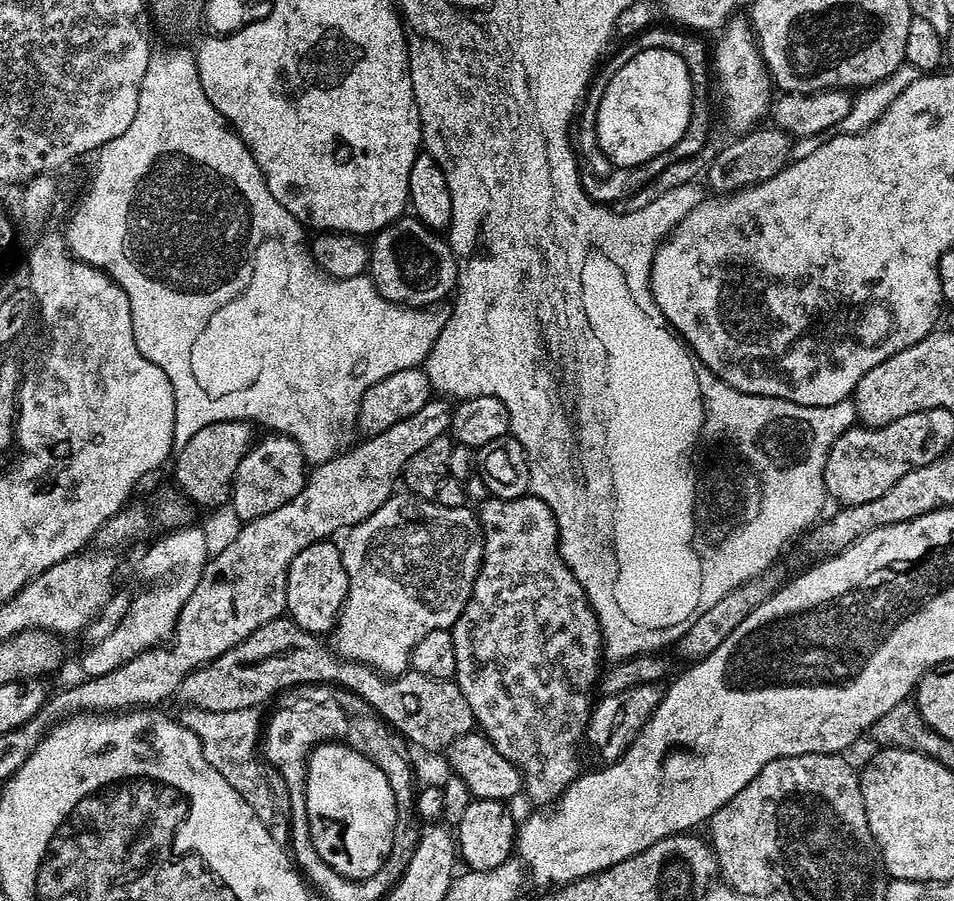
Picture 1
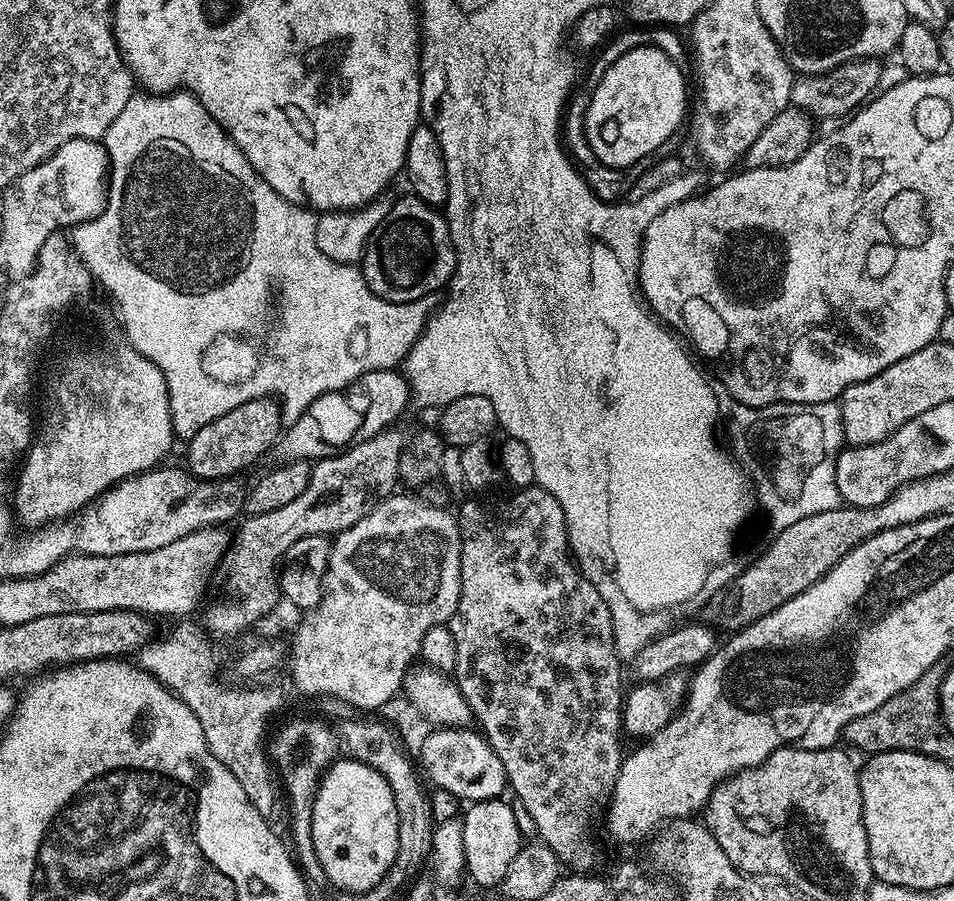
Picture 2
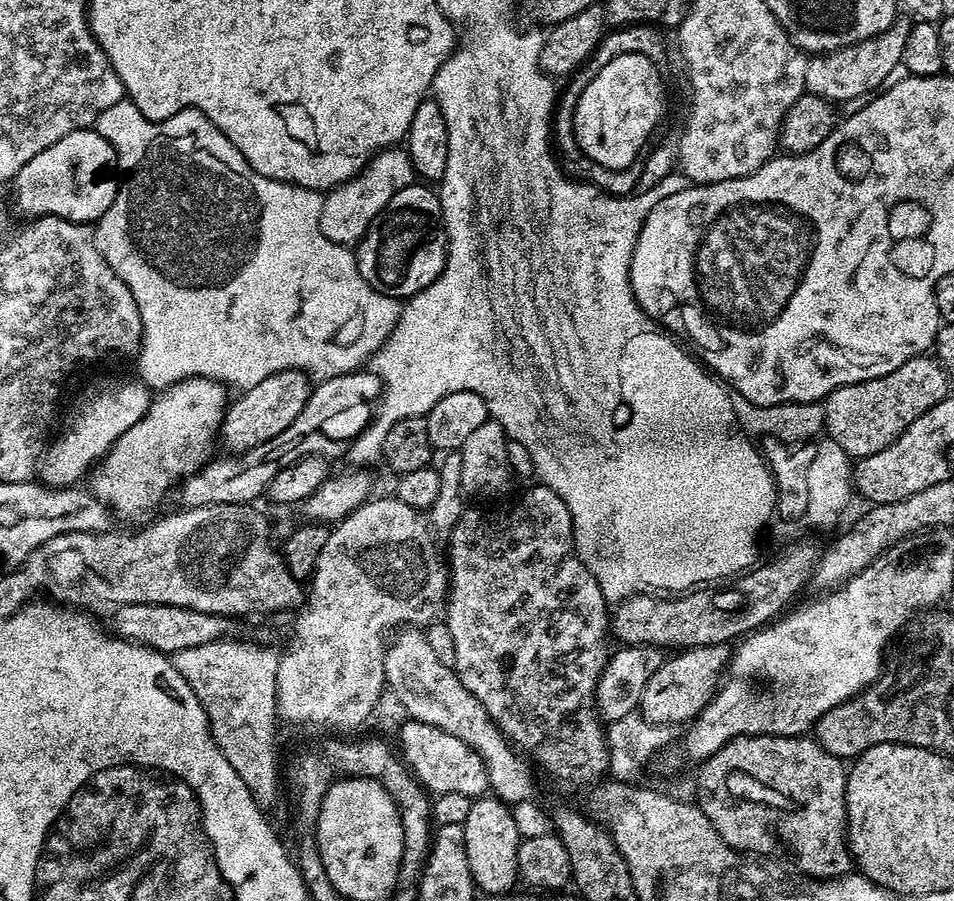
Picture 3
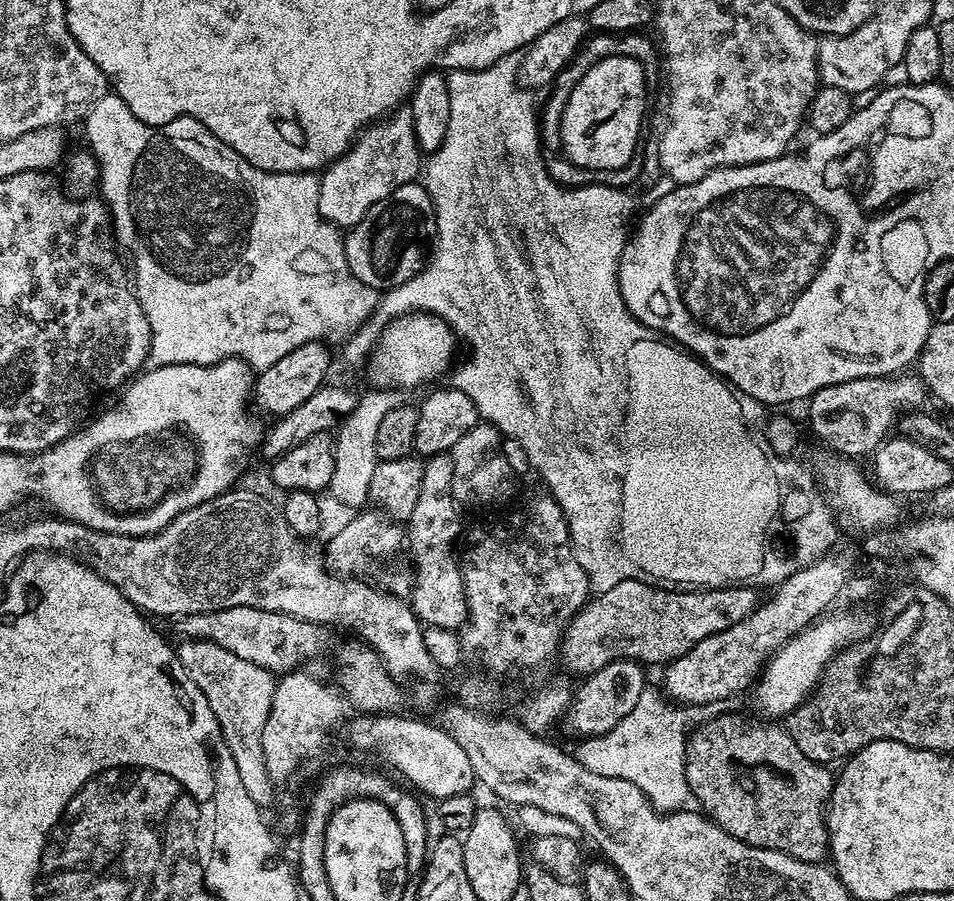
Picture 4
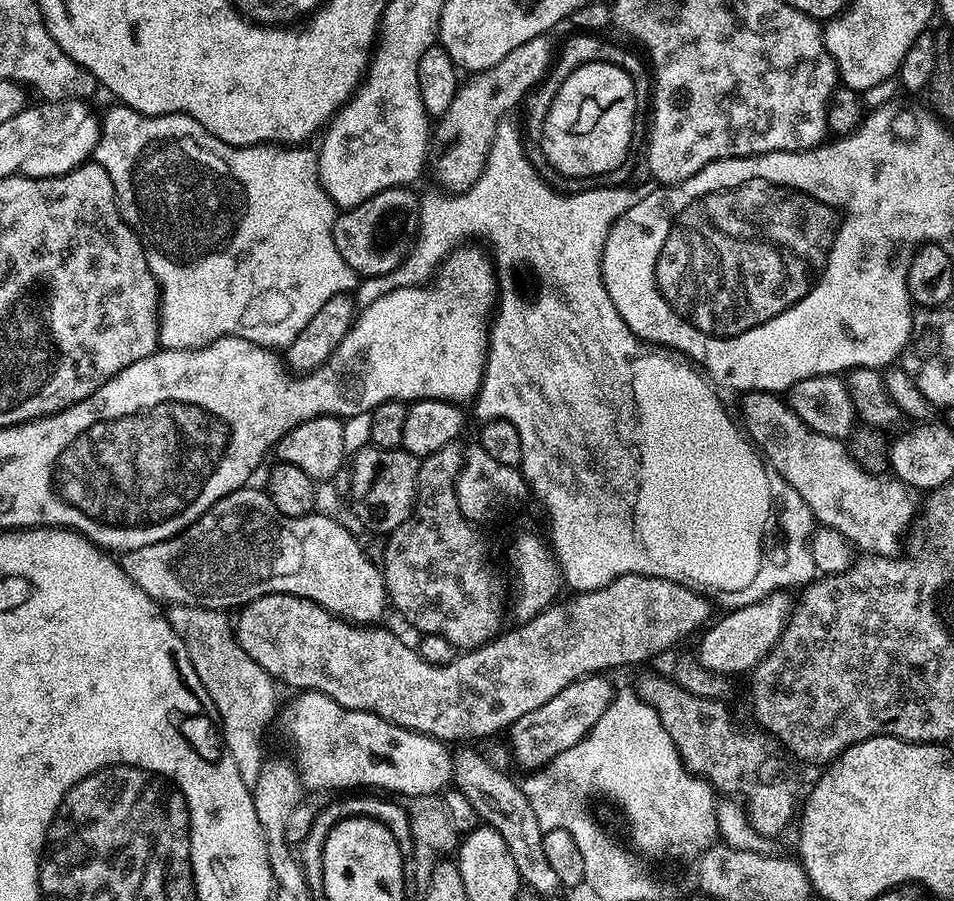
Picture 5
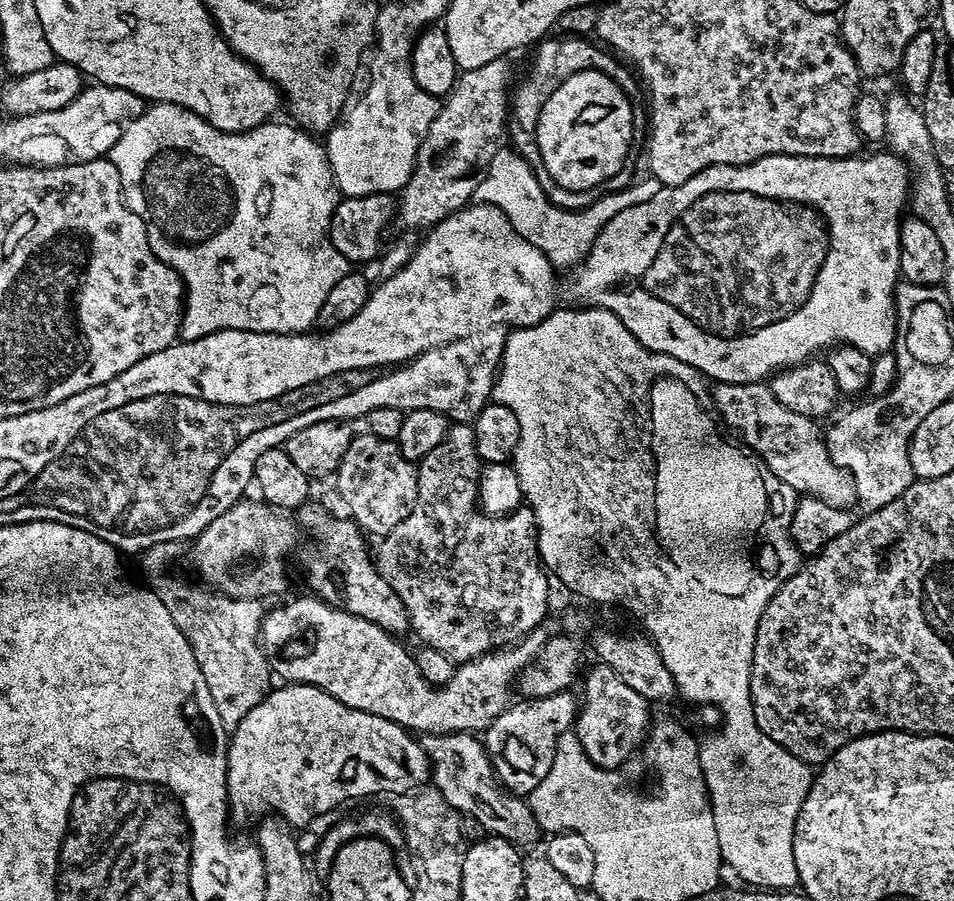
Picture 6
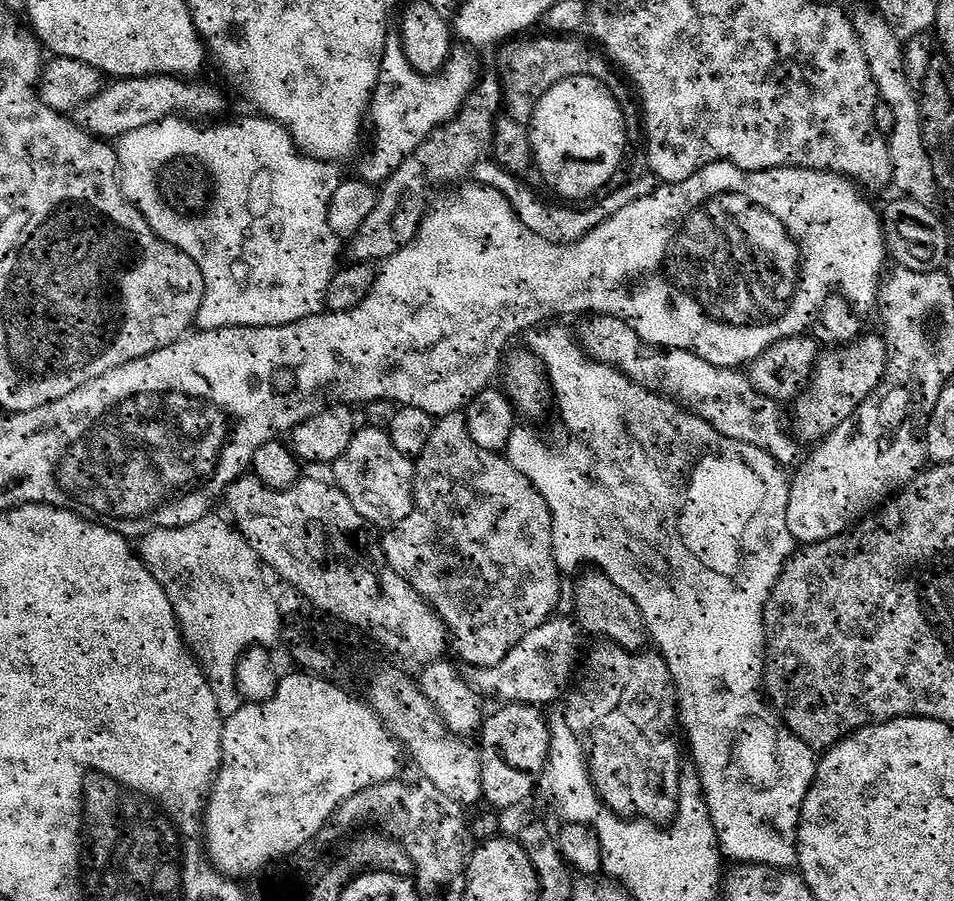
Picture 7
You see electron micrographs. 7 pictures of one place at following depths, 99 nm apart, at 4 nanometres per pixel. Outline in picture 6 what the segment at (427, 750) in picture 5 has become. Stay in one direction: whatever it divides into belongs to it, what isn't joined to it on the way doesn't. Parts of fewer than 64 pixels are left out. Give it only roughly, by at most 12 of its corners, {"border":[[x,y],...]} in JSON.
{"border":[[309,684],[227,741],[235,819],[429,783],[409,729]]}

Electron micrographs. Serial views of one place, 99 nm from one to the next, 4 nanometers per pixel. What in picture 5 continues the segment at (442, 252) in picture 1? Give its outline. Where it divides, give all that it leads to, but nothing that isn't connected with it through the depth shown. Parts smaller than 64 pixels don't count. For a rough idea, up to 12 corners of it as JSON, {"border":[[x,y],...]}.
{"border":[[391,188],[341,211],[338,254],[388,275],[420,235],[421,197]]}

